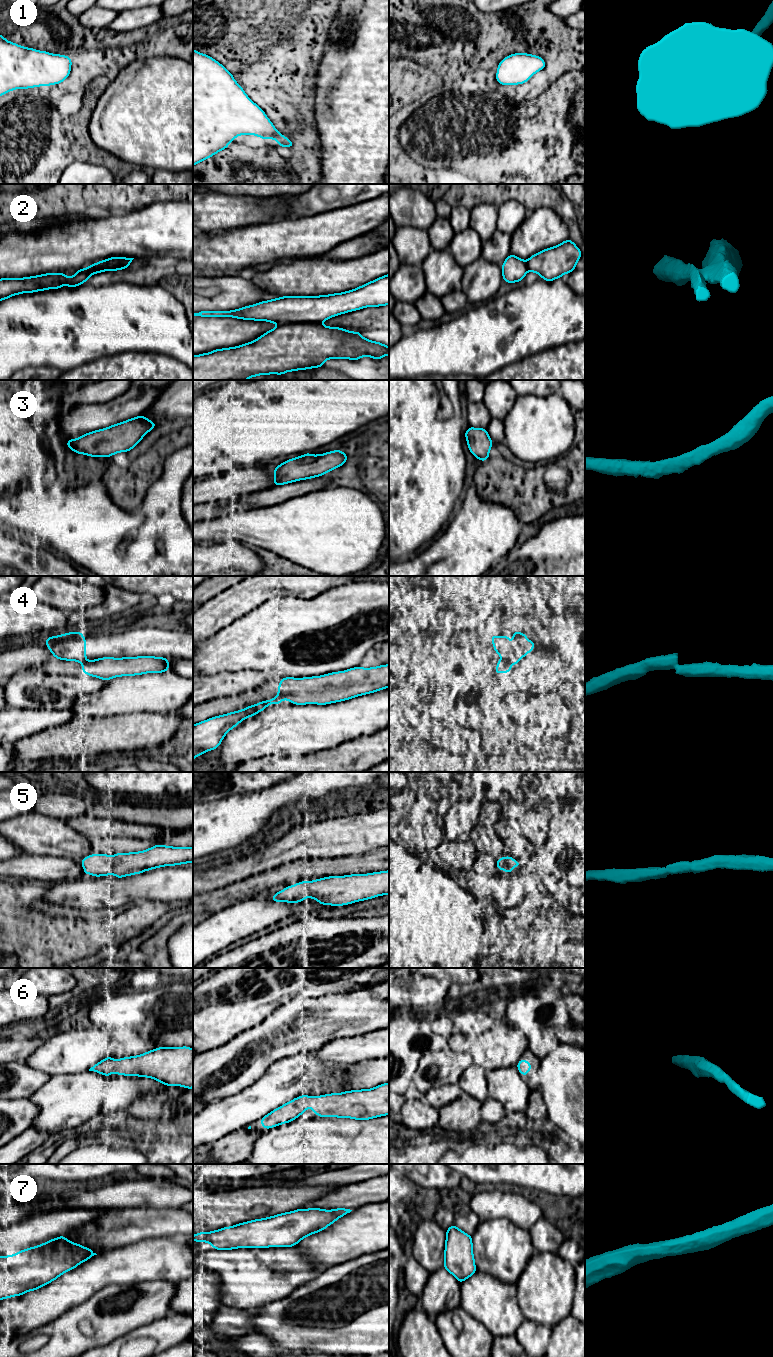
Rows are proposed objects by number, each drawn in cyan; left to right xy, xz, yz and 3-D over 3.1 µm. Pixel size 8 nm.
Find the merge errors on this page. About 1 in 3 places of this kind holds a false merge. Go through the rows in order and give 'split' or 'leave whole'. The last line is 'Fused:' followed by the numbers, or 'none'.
1: leave whole
2: split
3: leave whole
4: split
5: leave whole
6: leave whole
7: leave whole
Fused: 2, 4

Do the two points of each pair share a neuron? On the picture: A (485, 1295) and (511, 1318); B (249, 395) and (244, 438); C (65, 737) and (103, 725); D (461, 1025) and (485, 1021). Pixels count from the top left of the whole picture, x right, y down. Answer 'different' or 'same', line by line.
A: same
B: same
C: same
D: same

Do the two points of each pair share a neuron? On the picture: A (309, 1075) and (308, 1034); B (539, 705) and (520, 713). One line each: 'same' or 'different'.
A: different
B: different

